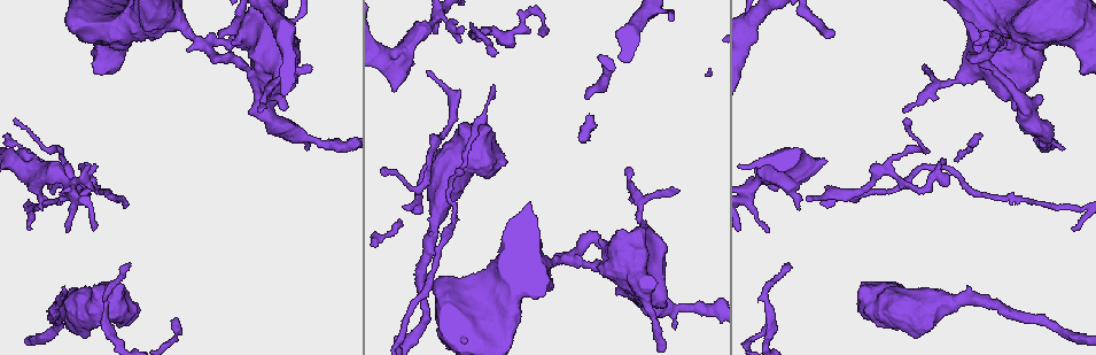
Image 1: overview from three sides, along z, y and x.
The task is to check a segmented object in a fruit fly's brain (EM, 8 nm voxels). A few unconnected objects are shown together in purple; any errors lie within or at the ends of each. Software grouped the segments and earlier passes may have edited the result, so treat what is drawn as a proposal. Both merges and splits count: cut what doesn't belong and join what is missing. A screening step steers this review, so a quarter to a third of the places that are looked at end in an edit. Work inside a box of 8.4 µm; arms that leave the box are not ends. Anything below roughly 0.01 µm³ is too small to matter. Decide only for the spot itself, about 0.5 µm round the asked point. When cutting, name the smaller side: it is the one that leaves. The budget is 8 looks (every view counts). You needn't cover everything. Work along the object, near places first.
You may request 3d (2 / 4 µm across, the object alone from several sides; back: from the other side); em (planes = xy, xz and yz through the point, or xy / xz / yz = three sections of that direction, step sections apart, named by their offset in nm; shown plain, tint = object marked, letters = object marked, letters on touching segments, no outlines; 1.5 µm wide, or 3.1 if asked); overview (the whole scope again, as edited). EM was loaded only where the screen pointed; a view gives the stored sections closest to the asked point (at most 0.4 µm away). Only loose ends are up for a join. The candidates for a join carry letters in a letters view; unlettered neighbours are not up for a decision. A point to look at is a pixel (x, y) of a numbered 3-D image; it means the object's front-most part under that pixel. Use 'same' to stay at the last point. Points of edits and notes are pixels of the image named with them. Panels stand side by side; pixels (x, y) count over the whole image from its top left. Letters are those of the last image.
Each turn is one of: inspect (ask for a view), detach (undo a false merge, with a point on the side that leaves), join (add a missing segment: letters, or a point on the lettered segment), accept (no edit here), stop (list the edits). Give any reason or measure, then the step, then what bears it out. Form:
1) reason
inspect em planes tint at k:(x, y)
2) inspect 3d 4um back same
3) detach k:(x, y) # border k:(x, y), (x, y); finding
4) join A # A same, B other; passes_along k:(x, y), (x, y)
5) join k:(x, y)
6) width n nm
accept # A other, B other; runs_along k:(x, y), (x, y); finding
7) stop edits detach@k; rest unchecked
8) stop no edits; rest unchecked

two arms in line, one across
inspect em planes letters at 1:(205, 43)

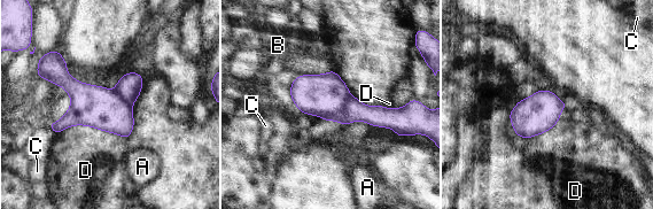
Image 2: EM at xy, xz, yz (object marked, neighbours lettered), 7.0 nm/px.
detach 2:(354, 109) # A other, B other, C other, D other; part_leaving 2:(397, 111), (349, 114), (341, 118); a second neuron is stuck on

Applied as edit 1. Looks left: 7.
thick end
inspect em planes letters at 1:(309, 148)

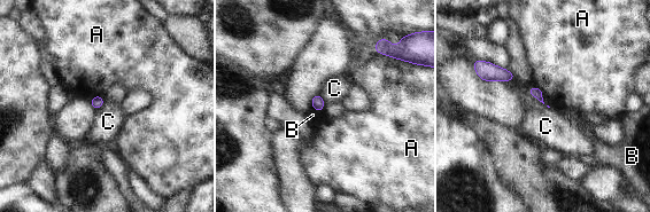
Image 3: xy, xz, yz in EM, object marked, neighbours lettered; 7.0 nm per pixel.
accept # A other, B other, C other; border 3:(526, 87), (543, 104); none of them fits

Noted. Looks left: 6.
thin end
inspect em xy step 8 letters at 1:(130, 264)

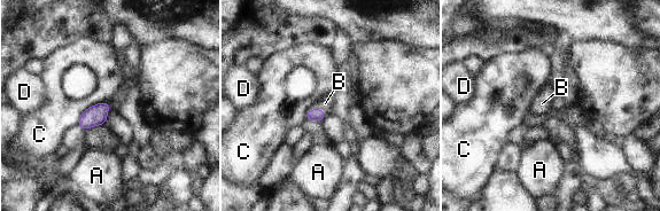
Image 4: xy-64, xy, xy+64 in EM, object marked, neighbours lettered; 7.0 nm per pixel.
inspect em planes letters same

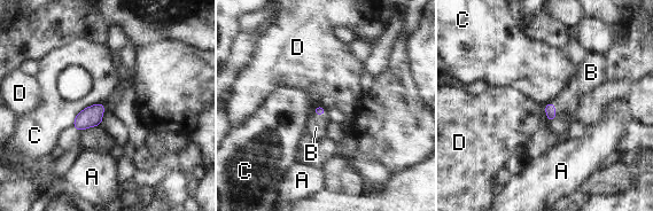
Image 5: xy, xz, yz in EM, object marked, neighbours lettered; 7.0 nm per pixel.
width 70 nm
join B # A other, B same, C other, D other; passes_along 5:(318, 110), (319, 114), (316, 127); it goes on there

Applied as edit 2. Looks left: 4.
stop edits detach@2, join@5; rest unchecked

